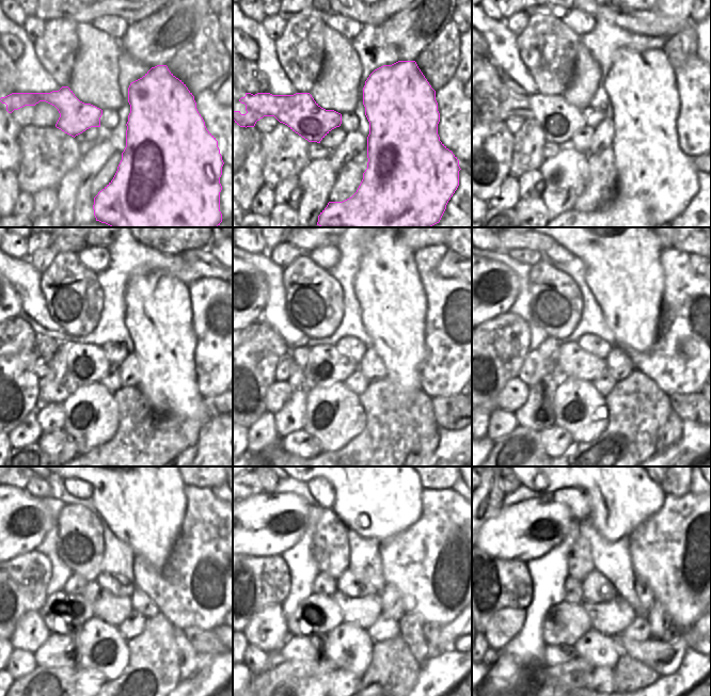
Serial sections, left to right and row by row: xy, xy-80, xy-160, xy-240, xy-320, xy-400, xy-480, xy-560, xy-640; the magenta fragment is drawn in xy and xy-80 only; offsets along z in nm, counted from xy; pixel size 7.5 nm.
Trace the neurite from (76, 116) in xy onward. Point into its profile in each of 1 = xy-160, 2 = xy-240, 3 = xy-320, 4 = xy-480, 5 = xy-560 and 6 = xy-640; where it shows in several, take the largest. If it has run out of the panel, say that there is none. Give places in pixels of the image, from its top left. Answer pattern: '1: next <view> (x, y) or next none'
1: next xy-160 (559, 120)
2: next xy-240 (85, 364)
3: next xy-320 (327, 365)
4: next xy-480 (113, 610)
5: next xy-560 (362, 613)
6: next xy-640 (612, 618)

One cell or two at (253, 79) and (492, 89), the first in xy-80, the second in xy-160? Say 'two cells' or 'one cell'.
two cells

